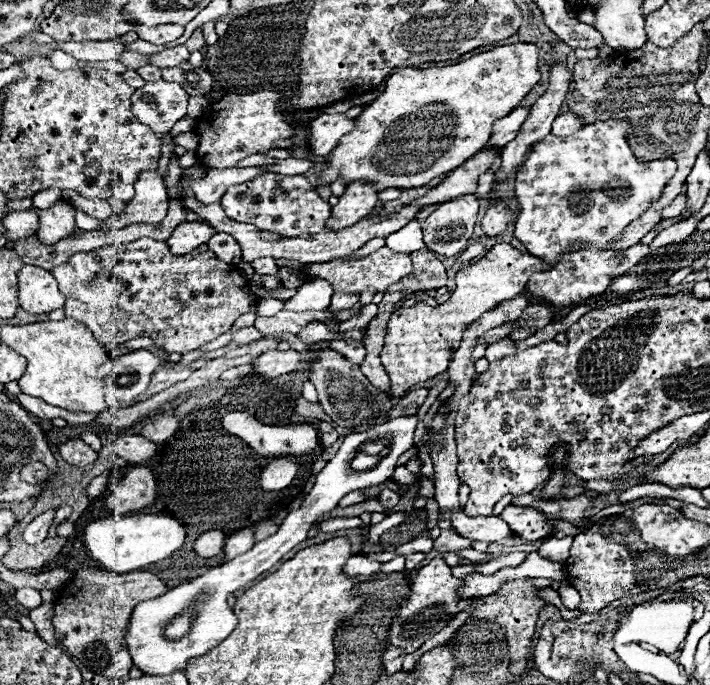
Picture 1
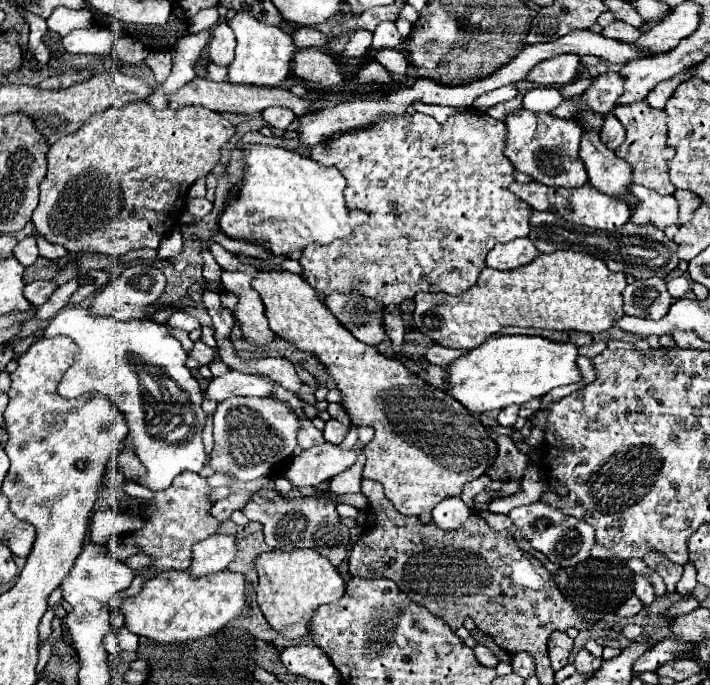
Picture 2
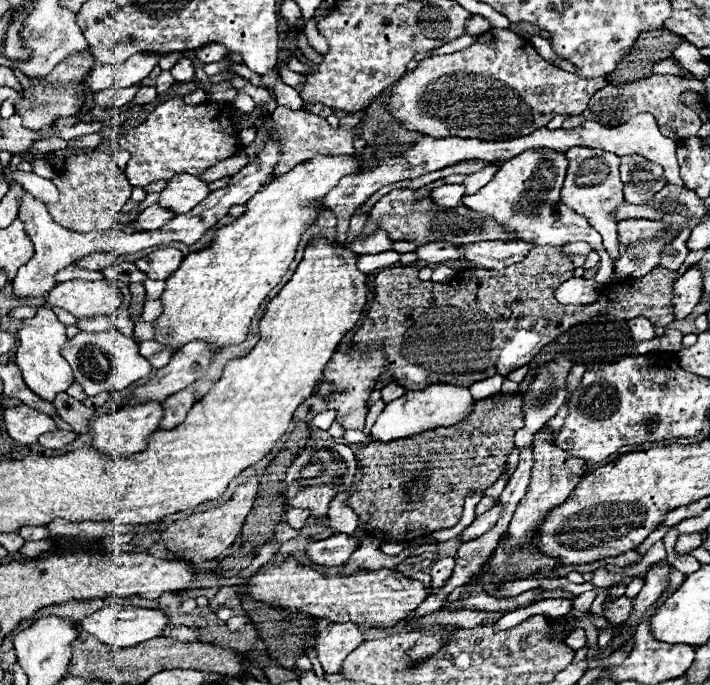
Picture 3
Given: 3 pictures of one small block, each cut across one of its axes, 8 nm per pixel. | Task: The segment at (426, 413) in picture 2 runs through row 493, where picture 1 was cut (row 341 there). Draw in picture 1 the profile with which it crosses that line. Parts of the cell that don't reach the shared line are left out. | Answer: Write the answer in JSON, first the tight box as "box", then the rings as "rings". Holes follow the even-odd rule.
{"box":[380,242,550,398],"rings":[[[502,242],[490,248],[478,262],[458,270],[456,290],[452,292],[448,302],[438,306],[416,302],[410,308],[398,308],[390,316],[384,348],[380,352],[382,366],[390,376],[390,396],[400,398],[414,384],[426,382],[436,374],[444,374],[454,350],[460,346],[464,330],[478,318],[482,318],[484,312],[516,298],[526,288],[528,278],[534,272],[542,272],[544,268],[550,268],[550,264],[528,252],[522,254],[514,246]]]}

